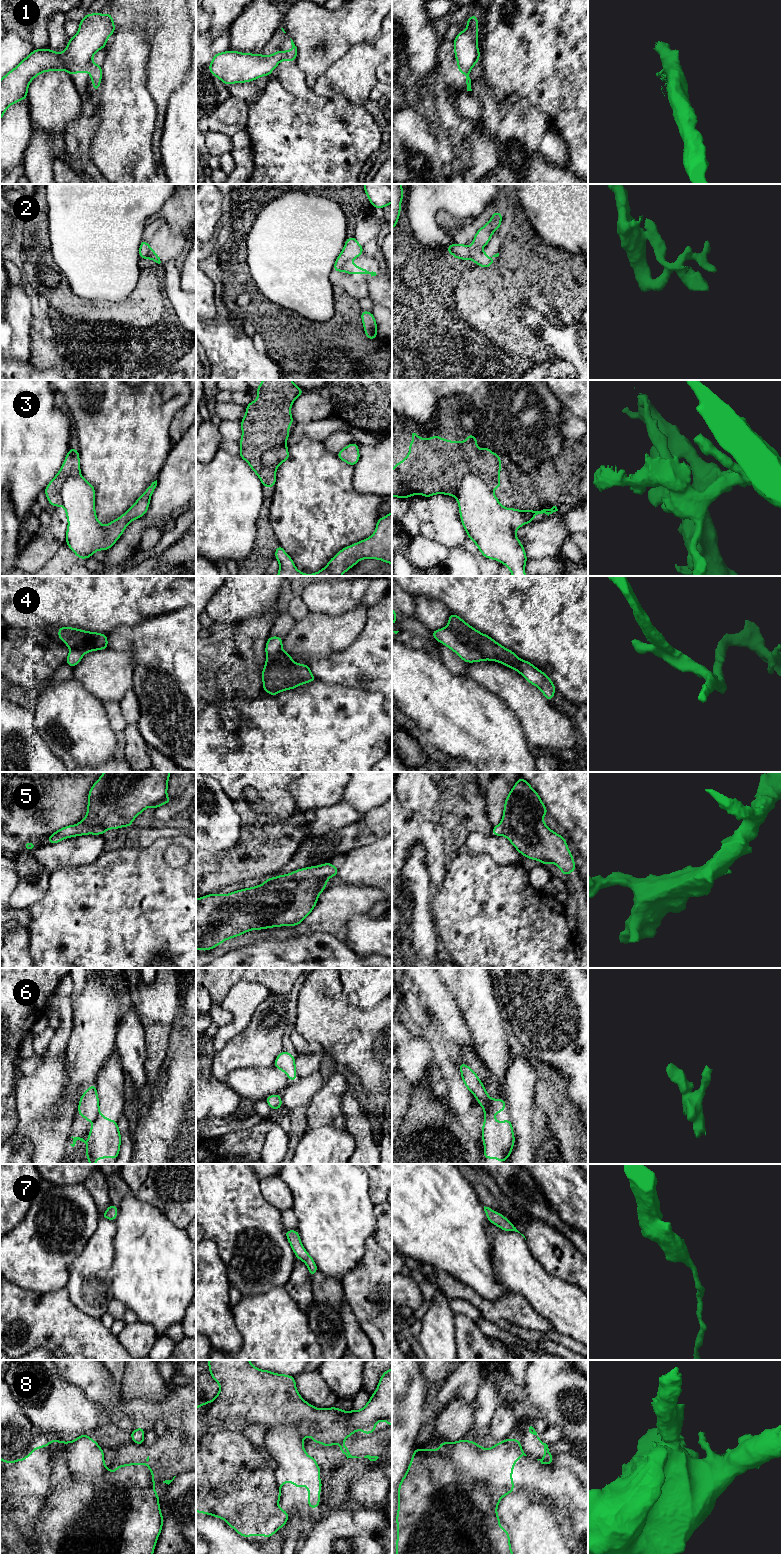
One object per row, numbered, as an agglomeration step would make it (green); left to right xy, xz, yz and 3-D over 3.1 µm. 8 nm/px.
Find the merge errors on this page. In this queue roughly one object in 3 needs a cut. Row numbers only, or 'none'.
1, 2, 3, 4, 8

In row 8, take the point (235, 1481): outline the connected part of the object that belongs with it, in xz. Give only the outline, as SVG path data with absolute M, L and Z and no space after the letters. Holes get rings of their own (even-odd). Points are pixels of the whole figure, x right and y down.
M209 1360L208 1367L213 1380L219 1384L220 1390L213 1400L196 1406L196 1512L223 1519L242 1537L265 1536L270 1538L280 1528L285 1526L289 1518L287 1511L281 1509L278 1505L281 1498L281 1492L277 1485L276 1478L274 1477L274 1471L277 1468L277 1464L267 1452L265 1445L267 1440L288 1440L295 1437L300 1437L303 1440L305 1437L310 1436L313 1443L321 1443L325 1447L330 1447L333 1444L339 1443L339 1450L342 1454L346 1455L347 1459L361 1458L352 1456L350 1454L350 1449L347 1448L343 1442L357 1430L363 1431L365 1435L371 1434L373 1431L376 1431L376 1423L378 1421L386 1421L388 1426L392 1426L392 1368L381 1375L375 1392L361 1410L344 1411L337 1407L325 1409L314 1407L300 1396L296 1388L294 1376L277 1374L269 1370L260 1370L252 1365L249 1360Z

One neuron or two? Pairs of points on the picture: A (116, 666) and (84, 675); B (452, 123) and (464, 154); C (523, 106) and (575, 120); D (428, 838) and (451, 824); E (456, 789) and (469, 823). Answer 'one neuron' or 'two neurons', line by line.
A: one neuron
B: one neuron
C: two neurons
D: two neurons
E: one neuron

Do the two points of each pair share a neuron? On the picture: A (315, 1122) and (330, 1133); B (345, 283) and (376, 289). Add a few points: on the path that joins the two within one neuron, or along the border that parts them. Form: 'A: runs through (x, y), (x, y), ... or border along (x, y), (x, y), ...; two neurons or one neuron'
A: border along (332, 1123), (308, 1129); two neurons
B: border along (379, 273), (368, 279), (368, 295); two neurons

